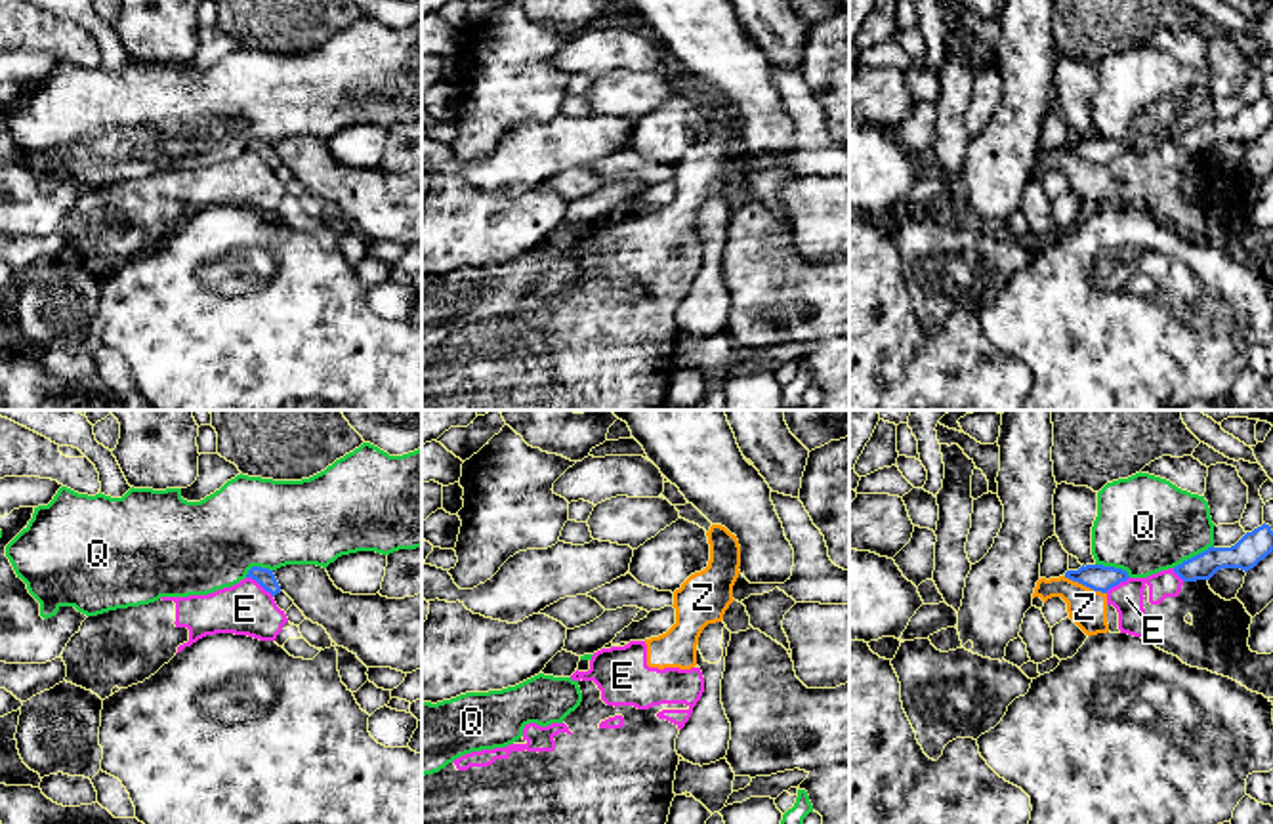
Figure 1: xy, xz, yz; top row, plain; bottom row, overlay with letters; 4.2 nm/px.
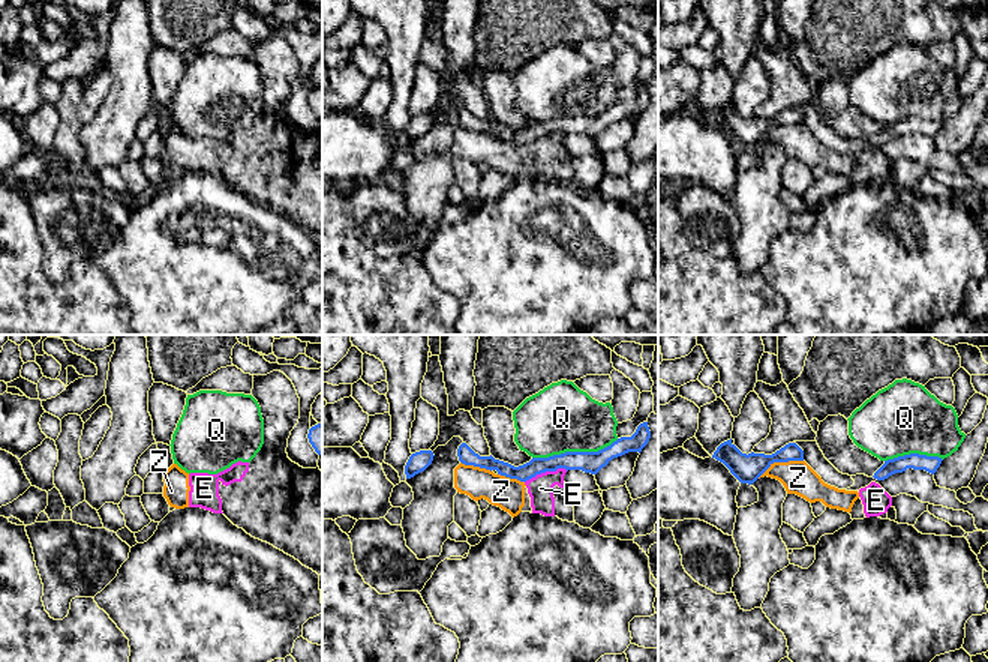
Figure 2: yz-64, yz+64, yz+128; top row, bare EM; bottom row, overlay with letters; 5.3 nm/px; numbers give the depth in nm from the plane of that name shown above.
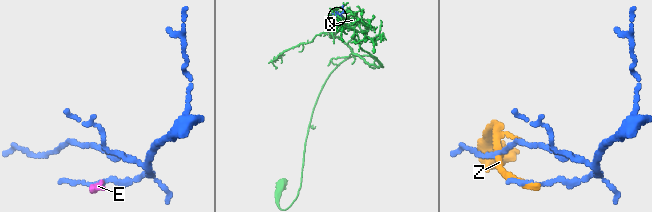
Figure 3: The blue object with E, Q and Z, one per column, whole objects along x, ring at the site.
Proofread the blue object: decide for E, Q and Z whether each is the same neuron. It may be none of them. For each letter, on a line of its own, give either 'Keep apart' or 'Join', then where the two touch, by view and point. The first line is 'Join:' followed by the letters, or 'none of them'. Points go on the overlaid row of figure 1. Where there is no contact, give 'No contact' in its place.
Join: none of them
E: Keep apart. Touches blue at xy (260, 584)
Q: Keep apart. Touches blue at yz (1191, 557)
Z: Keep apart. Touches blue at yz (1085, 584)

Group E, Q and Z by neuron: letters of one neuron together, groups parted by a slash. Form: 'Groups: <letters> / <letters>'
Groups: E Z / Q

